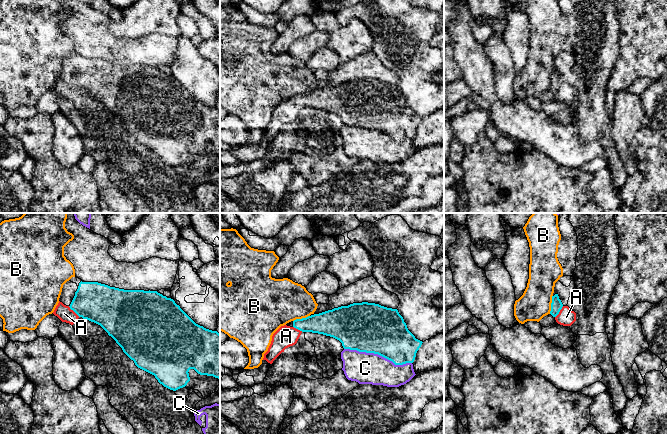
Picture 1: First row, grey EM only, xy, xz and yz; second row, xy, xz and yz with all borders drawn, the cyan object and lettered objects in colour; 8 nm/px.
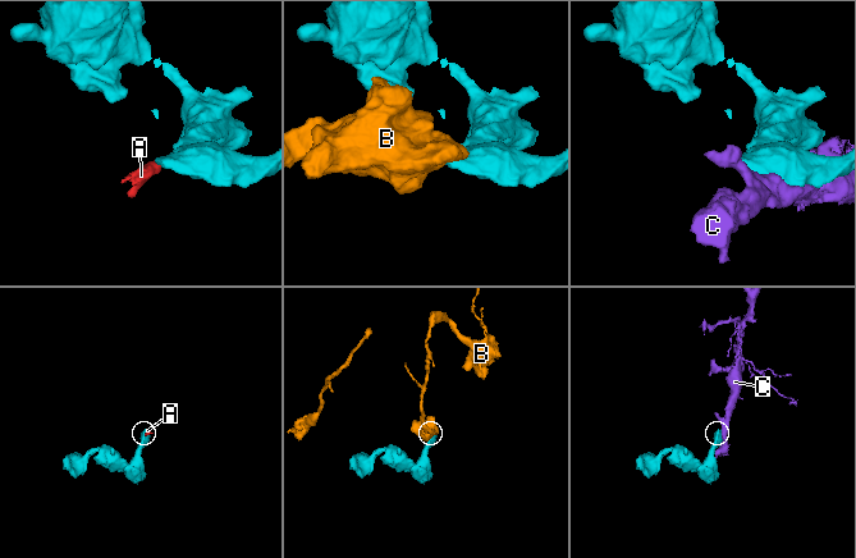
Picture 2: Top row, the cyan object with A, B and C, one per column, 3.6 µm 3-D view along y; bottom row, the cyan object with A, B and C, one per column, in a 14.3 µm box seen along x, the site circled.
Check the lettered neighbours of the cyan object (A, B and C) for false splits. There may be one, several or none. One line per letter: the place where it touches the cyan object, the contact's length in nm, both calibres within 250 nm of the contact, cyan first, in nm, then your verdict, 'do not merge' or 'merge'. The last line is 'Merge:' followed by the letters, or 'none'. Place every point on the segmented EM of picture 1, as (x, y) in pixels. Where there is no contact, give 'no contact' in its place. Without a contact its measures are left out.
A: contact xy (74, 311); length 130 nm; calibres 320 and 120 nm; merge
B: contact yz (551, 304); length 150 nm; calibres 90 and 260 nm; do not merge
C: contact xz (378, 354); length 550 nm; calibres 400 and 260 nm; do not merge
Merge: A

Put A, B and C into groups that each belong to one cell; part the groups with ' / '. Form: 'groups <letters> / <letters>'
groups A / B / C

